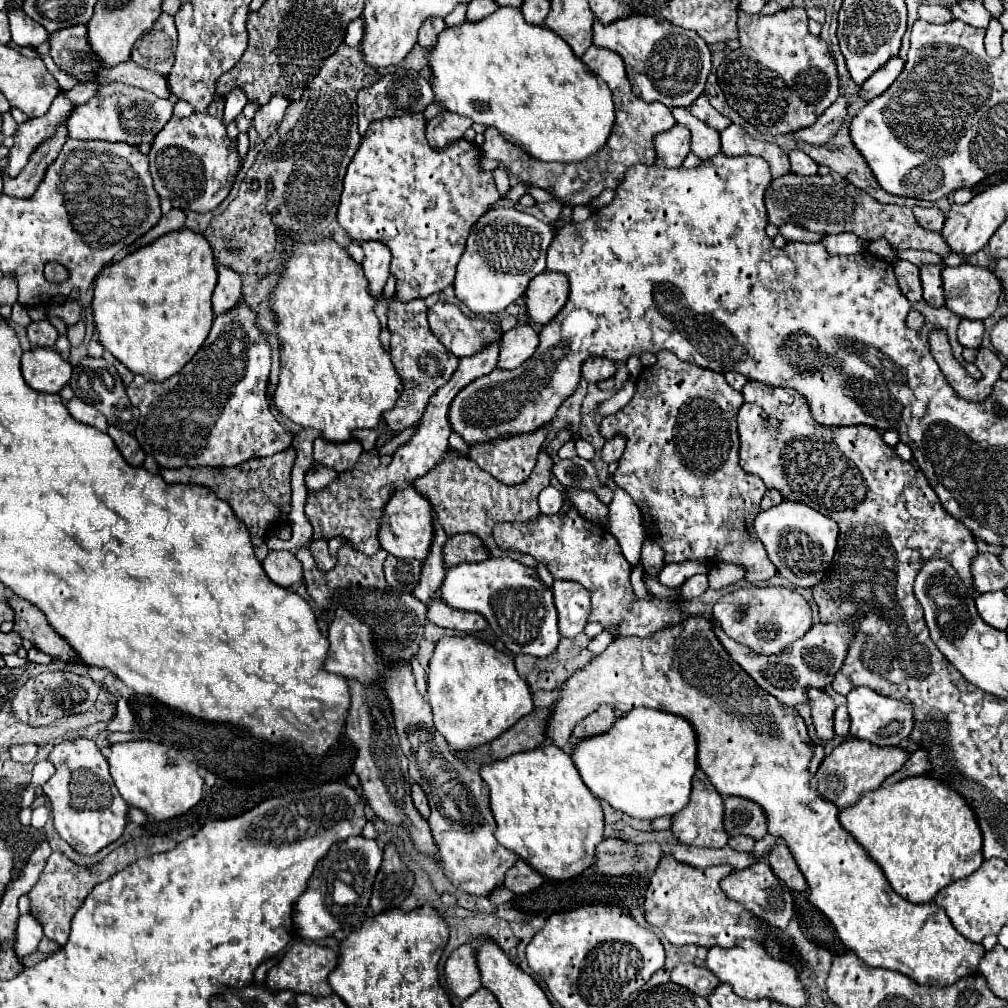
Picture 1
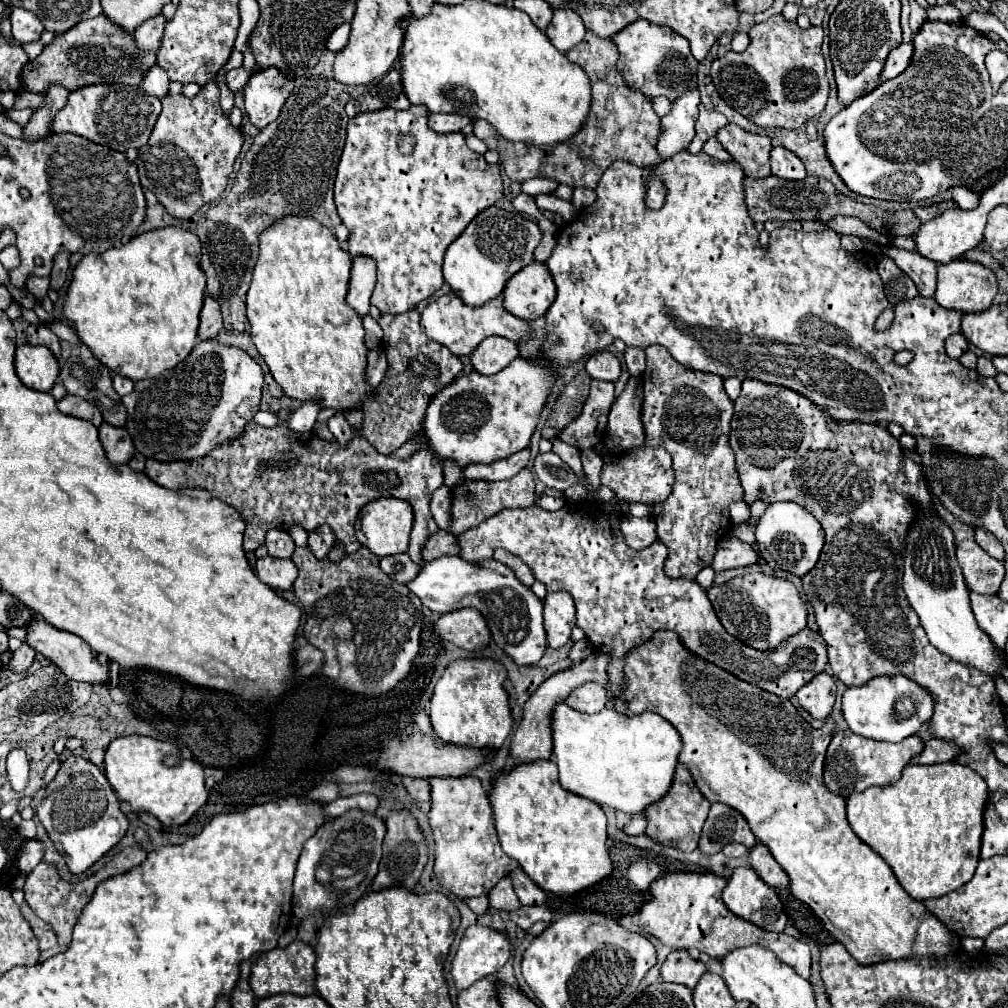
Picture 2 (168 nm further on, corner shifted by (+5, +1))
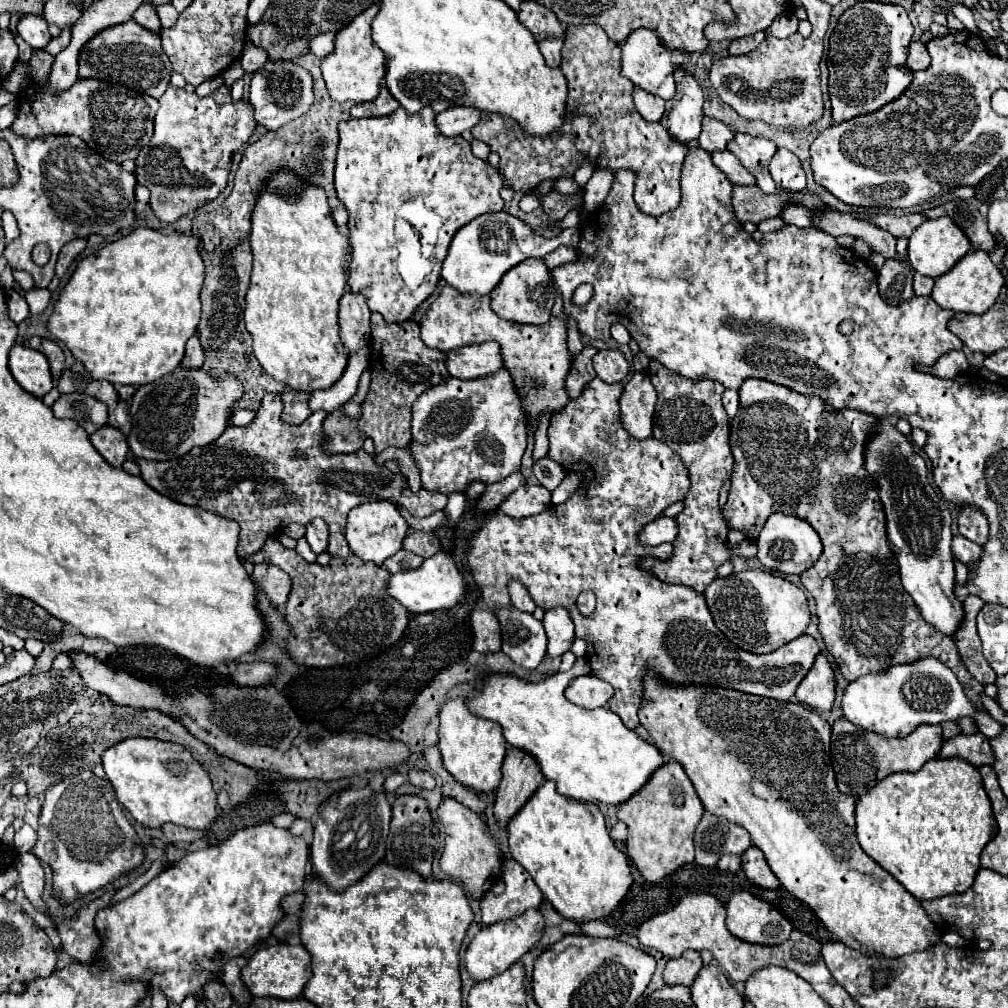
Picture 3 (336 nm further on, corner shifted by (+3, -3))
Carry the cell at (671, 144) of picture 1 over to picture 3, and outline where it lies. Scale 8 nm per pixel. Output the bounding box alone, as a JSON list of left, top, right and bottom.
[661,70,703,142]

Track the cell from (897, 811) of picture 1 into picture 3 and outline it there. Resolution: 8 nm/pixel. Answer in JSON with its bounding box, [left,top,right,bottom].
[855,758,995,900]

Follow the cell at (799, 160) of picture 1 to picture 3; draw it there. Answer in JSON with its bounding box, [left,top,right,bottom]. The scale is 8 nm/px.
[769,148,805,192]

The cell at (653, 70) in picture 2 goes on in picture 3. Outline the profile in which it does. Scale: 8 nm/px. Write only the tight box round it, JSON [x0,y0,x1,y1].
[621,30,689,100]

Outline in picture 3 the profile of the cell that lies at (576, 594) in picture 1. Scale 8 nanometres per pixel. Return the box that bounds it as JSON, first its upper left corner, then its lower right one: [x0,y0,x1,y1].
[543,608,575,658]

